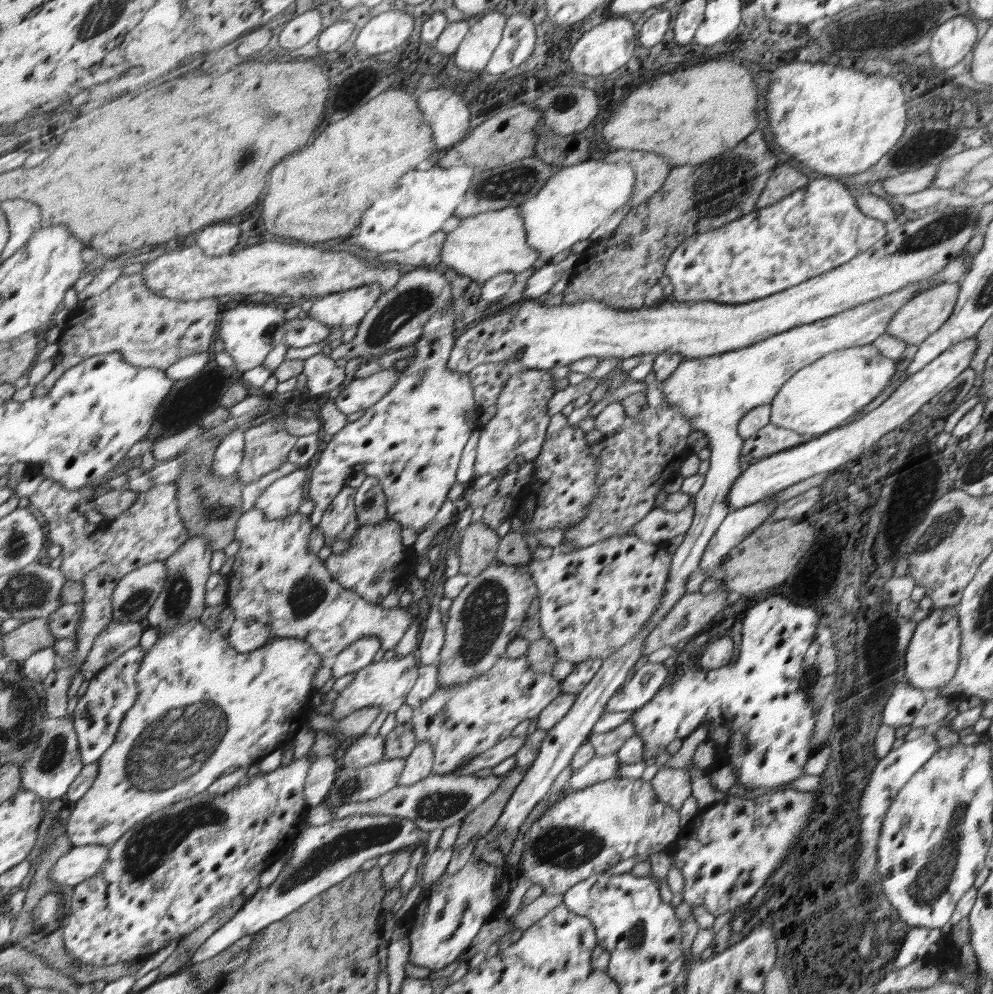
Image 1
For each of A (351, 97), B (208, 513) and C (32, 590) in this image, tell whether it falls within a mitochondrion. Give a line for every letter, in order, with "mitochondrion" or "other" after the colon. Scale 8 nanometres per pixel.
A: other
B: mitochondrion
C: mitochondrion

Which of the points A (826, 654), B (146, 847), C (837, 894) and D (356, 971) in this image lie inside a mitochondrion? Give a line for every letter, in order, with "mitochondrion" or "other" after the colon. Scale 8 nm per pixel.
A: other
B: mitochondrion
C: other
D: other

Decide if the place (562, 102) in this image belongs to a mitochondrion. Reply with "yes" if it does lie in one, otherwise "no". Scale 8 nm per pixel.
yes

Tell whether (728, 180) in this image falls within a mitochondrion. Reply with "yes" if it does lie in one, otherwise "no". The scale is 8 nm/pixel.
yes

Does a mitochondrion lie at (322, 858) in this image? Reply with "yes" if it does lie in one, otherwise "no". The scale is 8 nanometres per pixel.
yes

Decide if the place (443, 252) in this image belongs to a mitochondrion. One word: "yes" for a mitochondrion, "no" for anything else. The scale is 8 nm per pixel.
no

